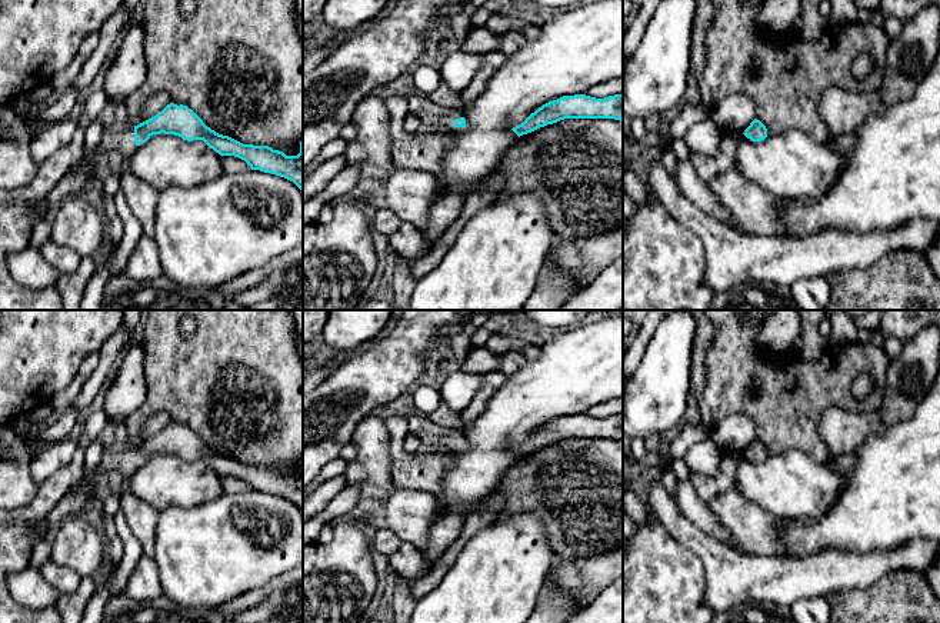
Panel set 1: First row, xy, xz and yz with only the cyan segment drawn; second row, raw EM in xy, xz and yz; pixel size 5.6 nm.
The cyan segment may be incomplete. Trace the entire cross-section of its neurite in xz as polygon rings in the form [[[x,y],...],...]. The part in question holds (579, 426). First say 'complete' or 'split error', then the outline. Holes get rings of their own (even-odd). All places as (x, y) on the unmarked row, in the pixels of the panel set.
complete; [[[586,414],[563,416],[543,424],[511,450],[520,457],[564,439],[614,439],[623,442],[623,414],[604,419]]]

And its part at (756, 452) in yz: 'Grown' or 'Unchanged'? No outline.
Unchanged

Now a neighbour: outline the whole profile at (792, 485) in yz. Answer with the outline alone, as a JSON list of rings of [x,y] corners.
[[[799,449],[751,462],[744,454],[736,460],[736,492],[780,519],[821,517],[836,502],[849,477],[831,463],[817,463]]]

